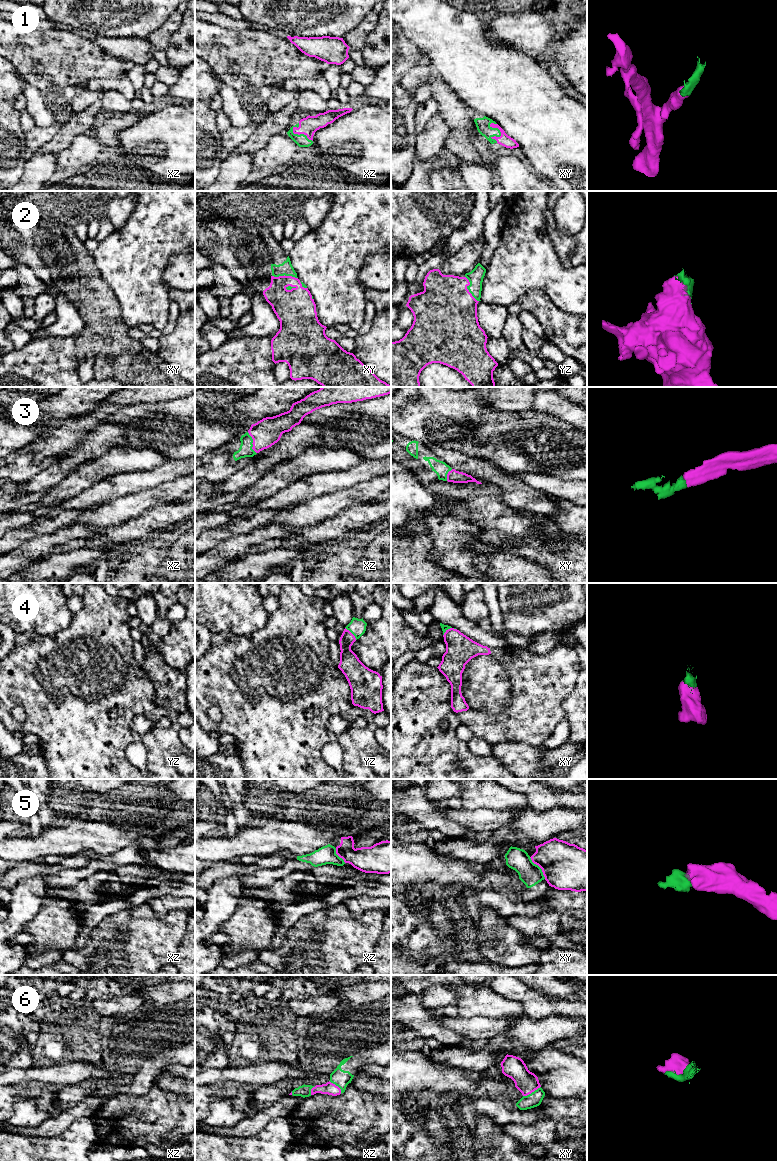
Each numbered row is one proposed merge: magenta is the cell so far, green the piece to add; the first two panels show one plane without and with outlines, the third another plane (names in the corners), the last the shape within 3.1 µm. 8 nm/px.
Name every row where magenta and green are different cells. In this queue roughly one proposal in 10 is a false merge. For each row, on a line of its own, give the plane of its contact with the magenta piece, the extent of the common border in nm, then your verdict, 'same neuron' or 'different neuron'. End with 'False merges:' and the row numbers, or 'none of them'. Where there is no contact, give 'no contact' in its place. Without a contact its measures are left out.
1: meets magenta in xy; contact 180 nm long; same neuron
2: meets magenta in yz; contact 240 nm long; same neuron
3: meets magenta in xz; contact 190 nm long; same neuron
4: meets magenta in yz; contact 140 nm long; same neuron
5: meets magenta in xy; contact 220 nm long; different neuron
6: meets magenta in xy; contact 170 nm long; same neuron
False merges: 5

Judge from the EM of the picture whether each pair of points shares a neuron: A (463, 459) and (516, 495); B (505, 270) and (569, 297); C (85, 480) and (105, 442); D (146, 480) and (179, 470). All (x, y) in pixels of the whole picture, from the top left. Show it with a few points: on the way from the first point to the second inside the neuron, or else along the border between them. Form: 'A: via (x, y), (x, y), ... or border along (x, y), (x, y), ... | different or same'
A: via (476, 467), (498, 477), (503, 482) | same
B: via (521, 270), (540, 270), (553, 282) | same
C: border along (116, 447), (92, 461), (81, 464), (75, 469) | different
D: via (154, 477), (171, 470) | same

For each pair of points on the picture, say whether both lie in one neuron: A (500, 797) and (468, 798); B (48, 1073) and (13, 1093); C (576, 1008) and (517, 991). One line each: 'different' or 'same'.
A: same
B: different
C: same

